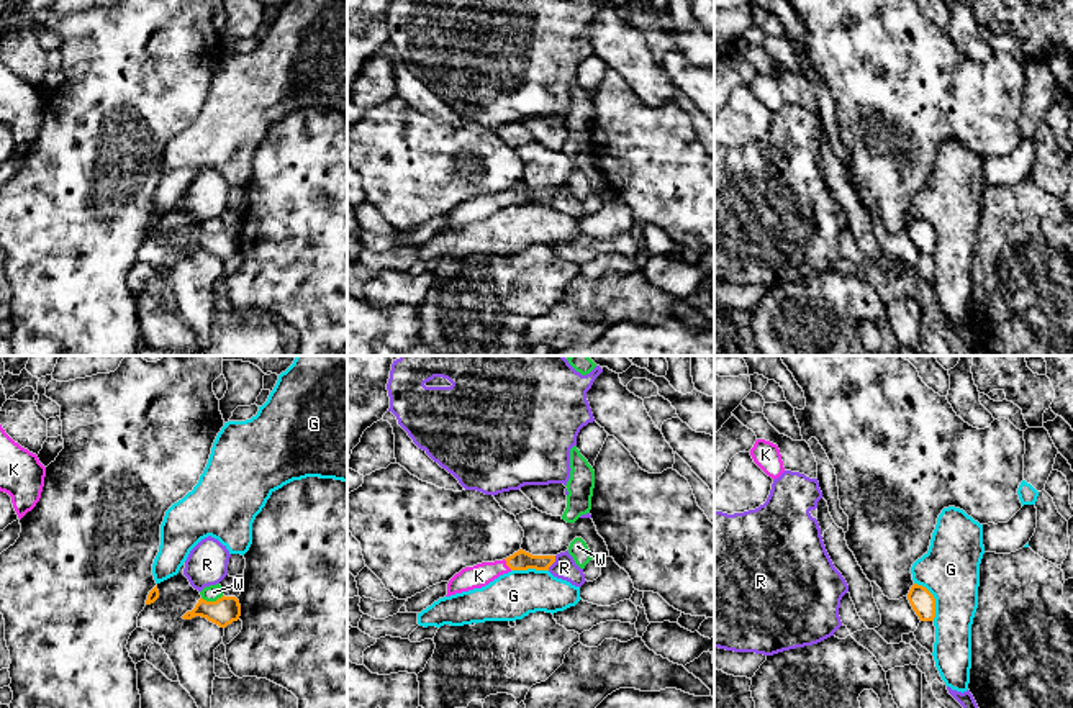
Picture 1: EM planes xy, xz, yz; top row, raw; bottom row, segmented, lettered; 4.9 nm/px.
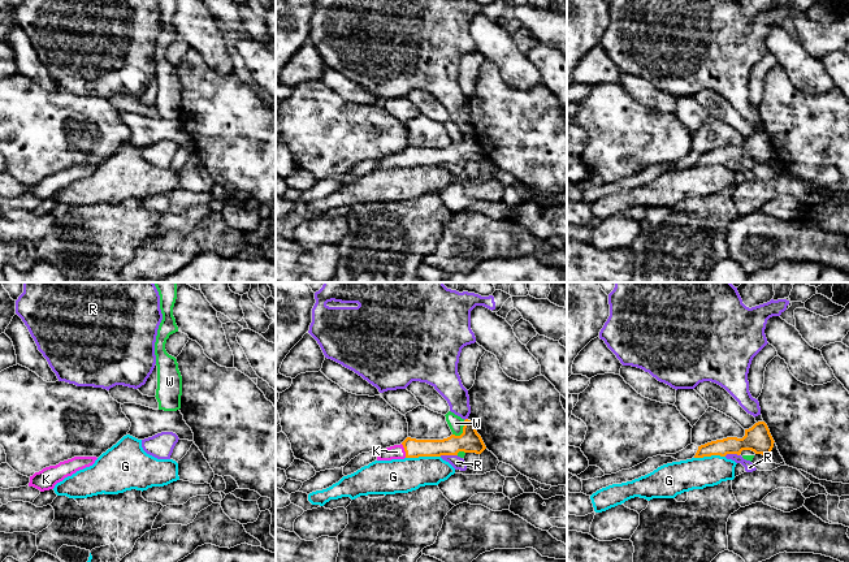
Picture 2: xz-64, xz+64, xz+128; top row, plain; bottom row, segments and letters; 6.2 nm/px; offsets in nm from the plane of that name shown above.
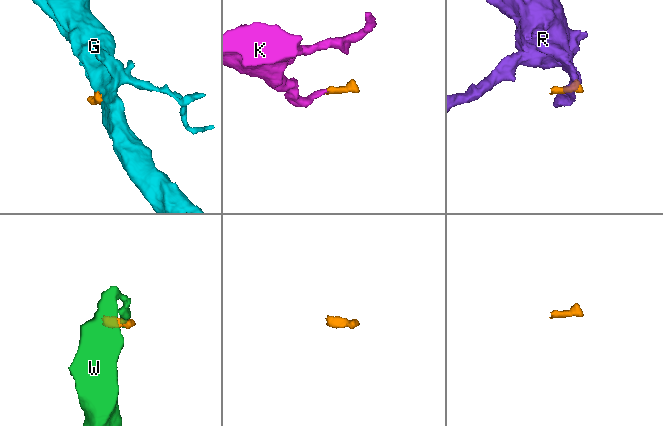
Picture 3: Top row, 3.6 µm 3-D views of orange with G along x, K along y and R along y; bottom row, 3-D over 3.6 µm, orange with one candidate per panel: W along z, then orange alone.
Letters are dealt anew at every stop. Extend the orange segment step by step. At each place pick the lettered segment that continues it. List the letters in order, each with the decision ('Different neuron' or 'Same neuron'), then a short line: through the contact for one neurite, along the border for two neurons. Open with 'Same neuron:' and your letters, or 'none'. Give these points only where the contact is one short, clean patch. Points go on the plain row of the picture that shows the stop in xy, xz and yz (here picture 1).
Same neuron: K
G: Different neuron. Line: yz (914, 215), (921, 217), (932, 228), (934, 253)
K: Same neuron. Line: xz (520, 194), (507, 197), (479, 208)
R: Different neuron. Line: xz (556, 189), (556, 194), (547, 202)
W: Different neuron. Line: xy (223, 228), (215, 233), (202, 231)

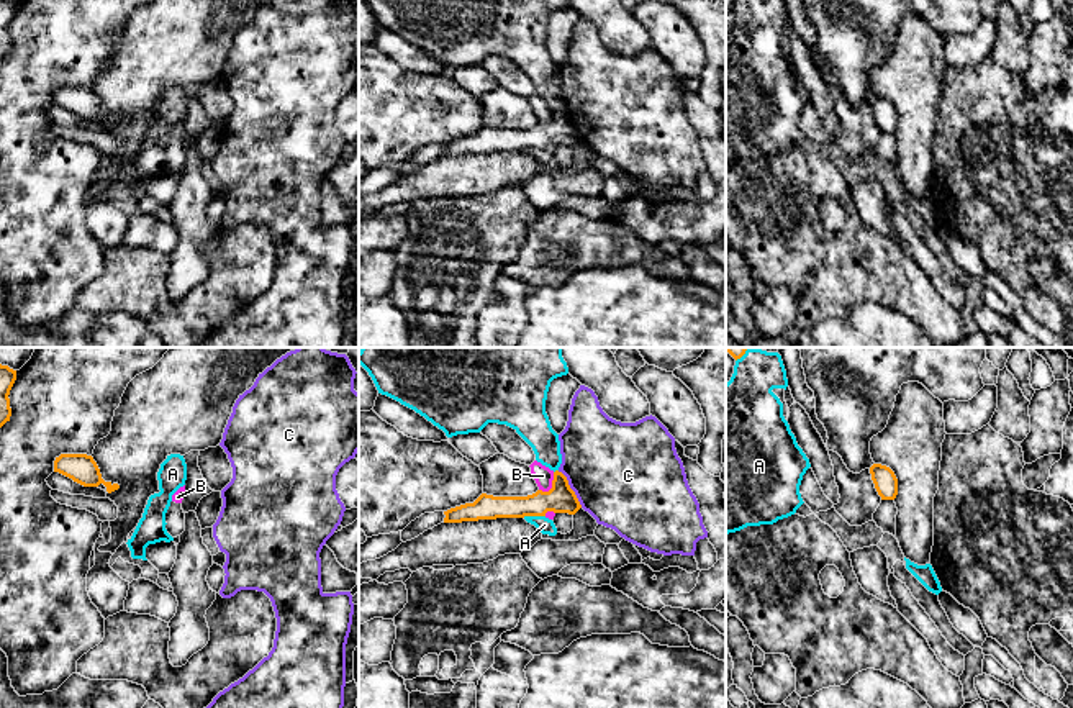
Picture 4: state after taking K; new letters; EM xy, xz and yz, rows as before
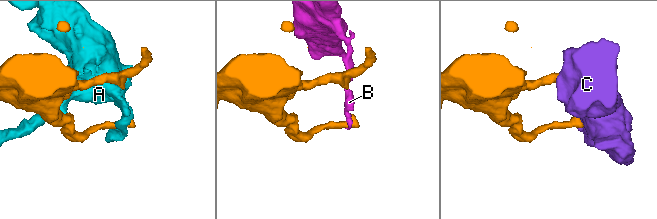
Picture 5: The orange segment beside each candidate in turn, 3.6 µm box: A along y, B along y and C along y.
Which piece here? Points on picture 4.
Same neuron: none
A: Different neuron
B: Different neuron
C: Different neuron

